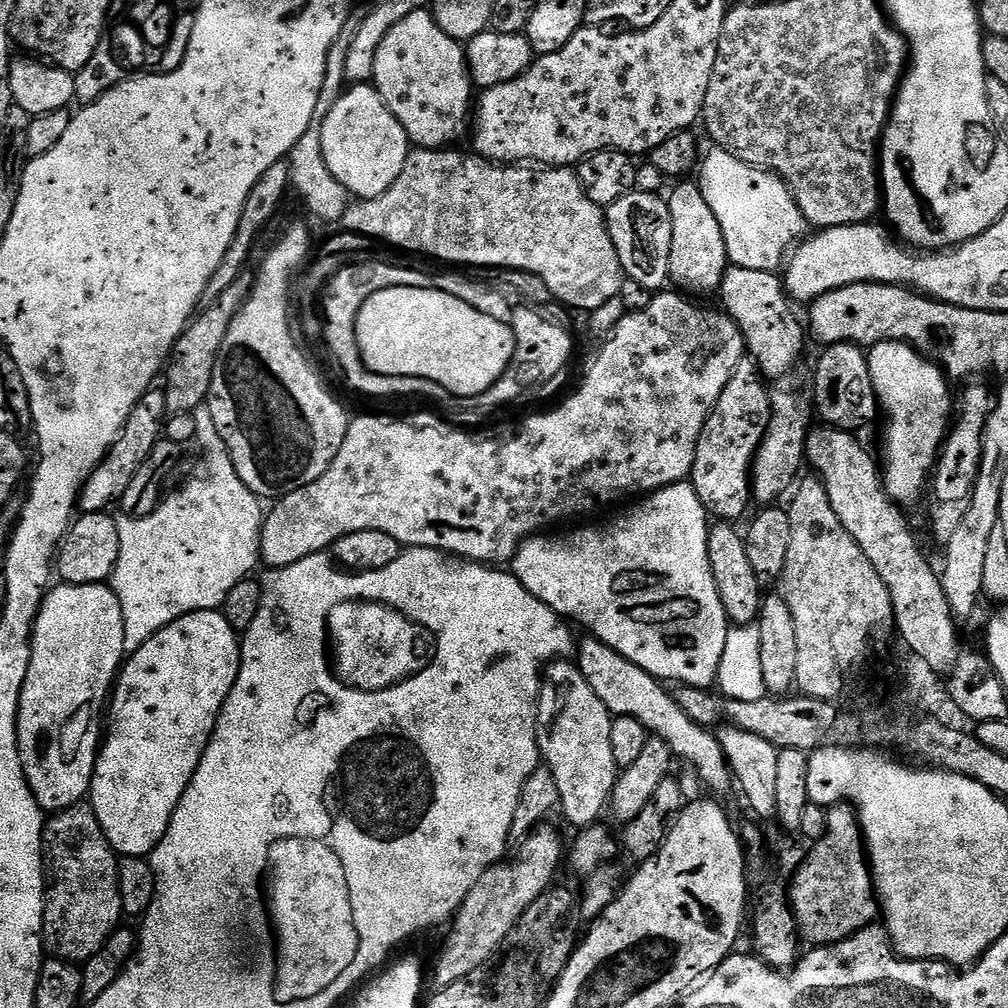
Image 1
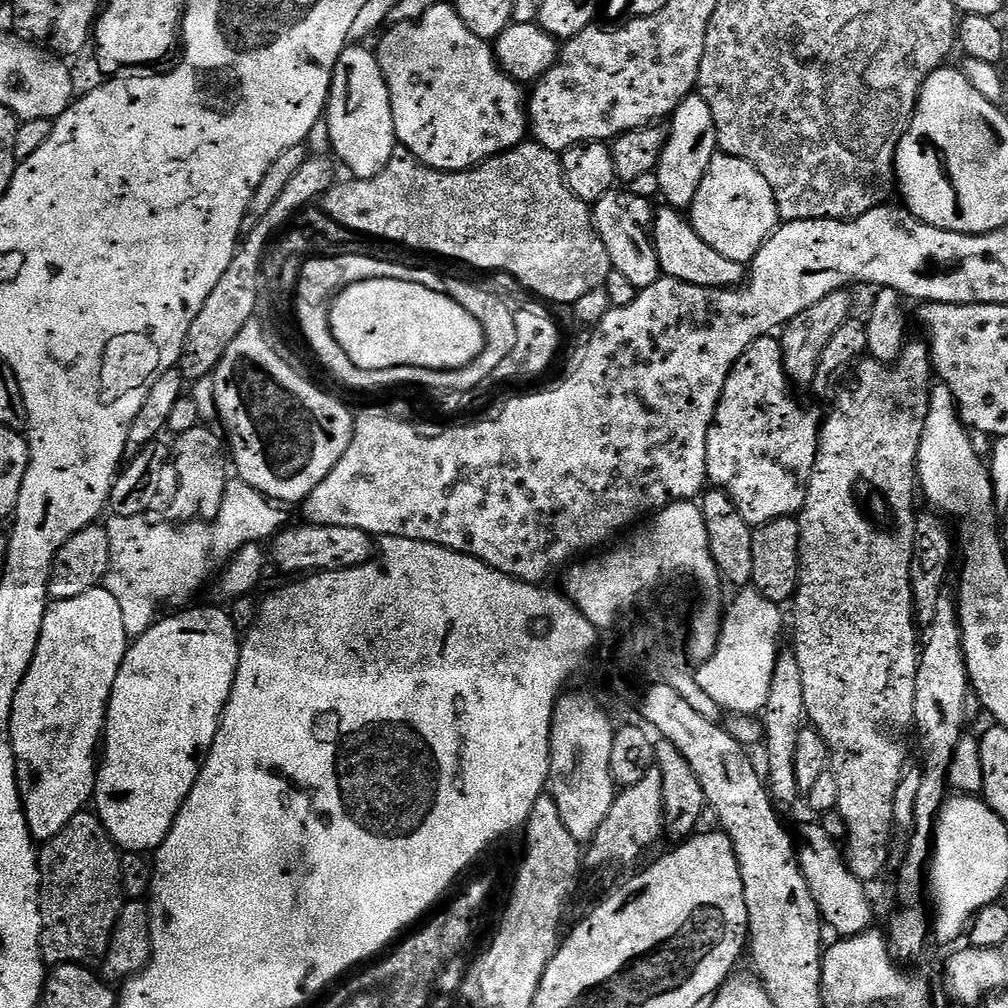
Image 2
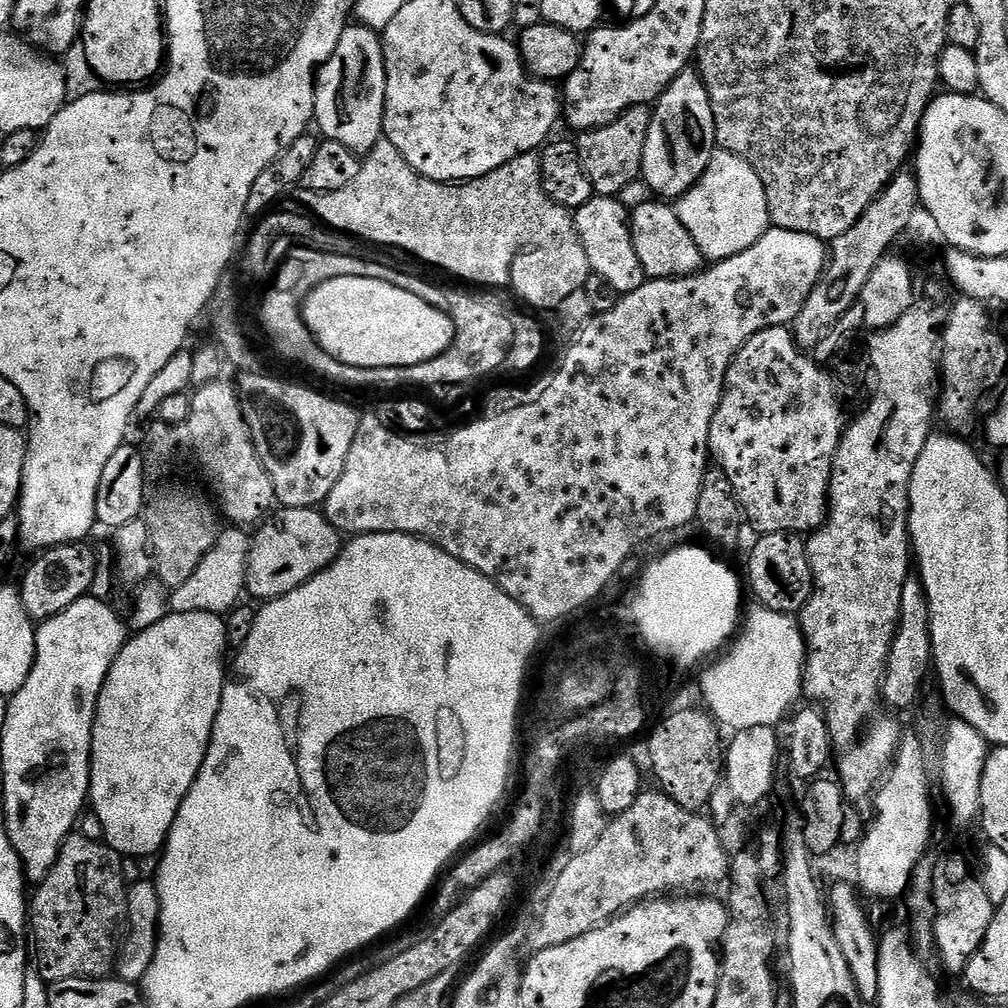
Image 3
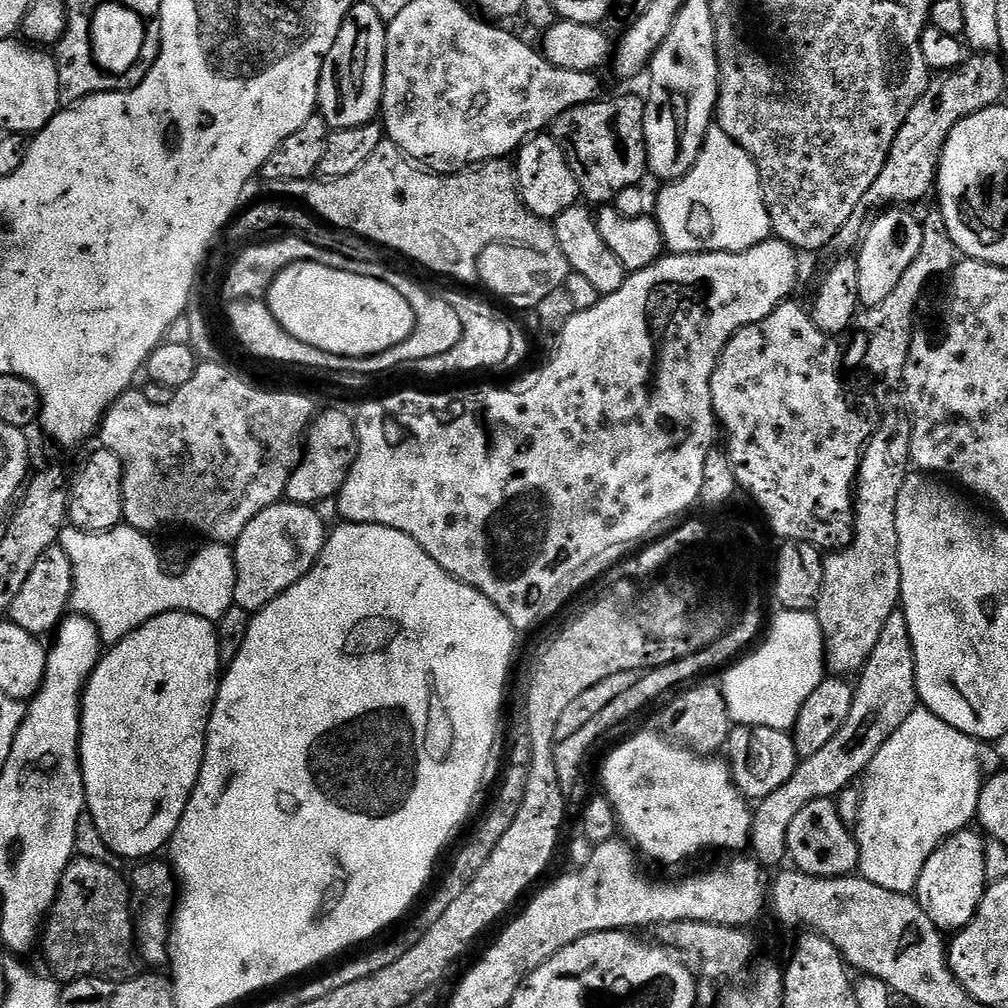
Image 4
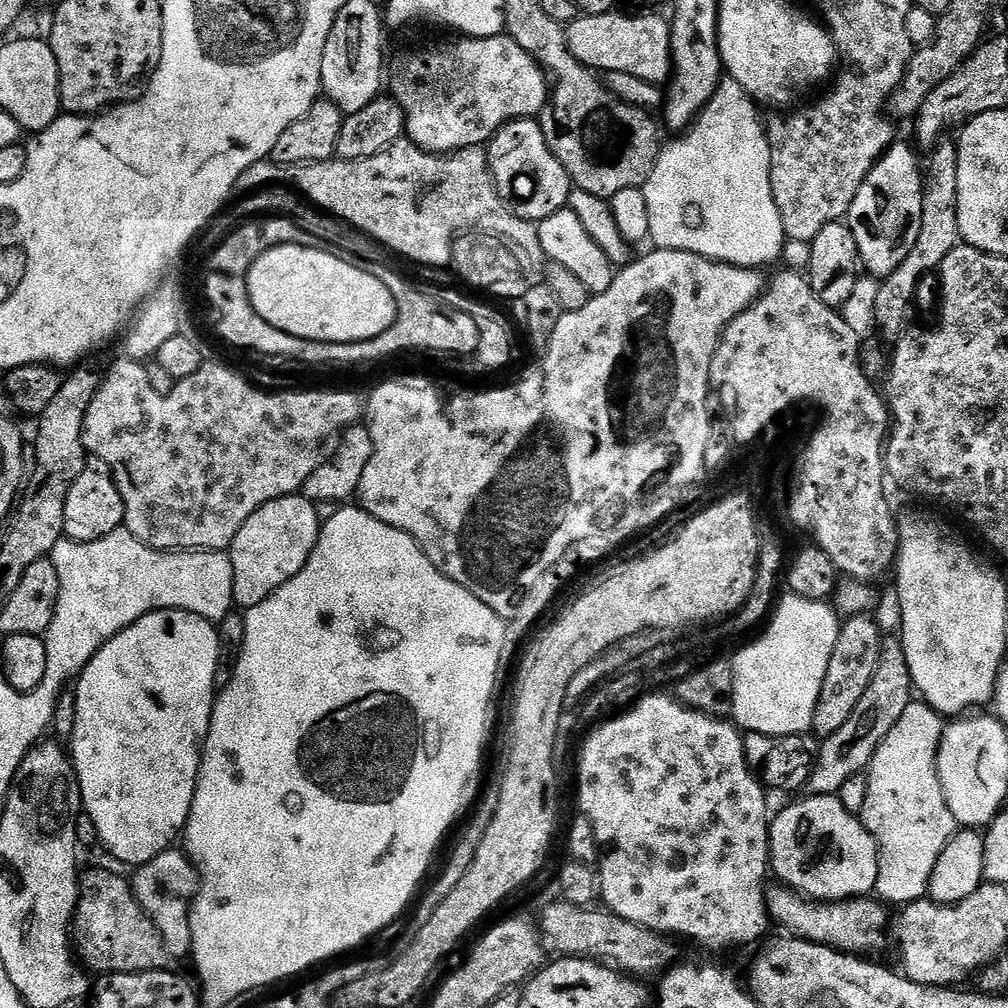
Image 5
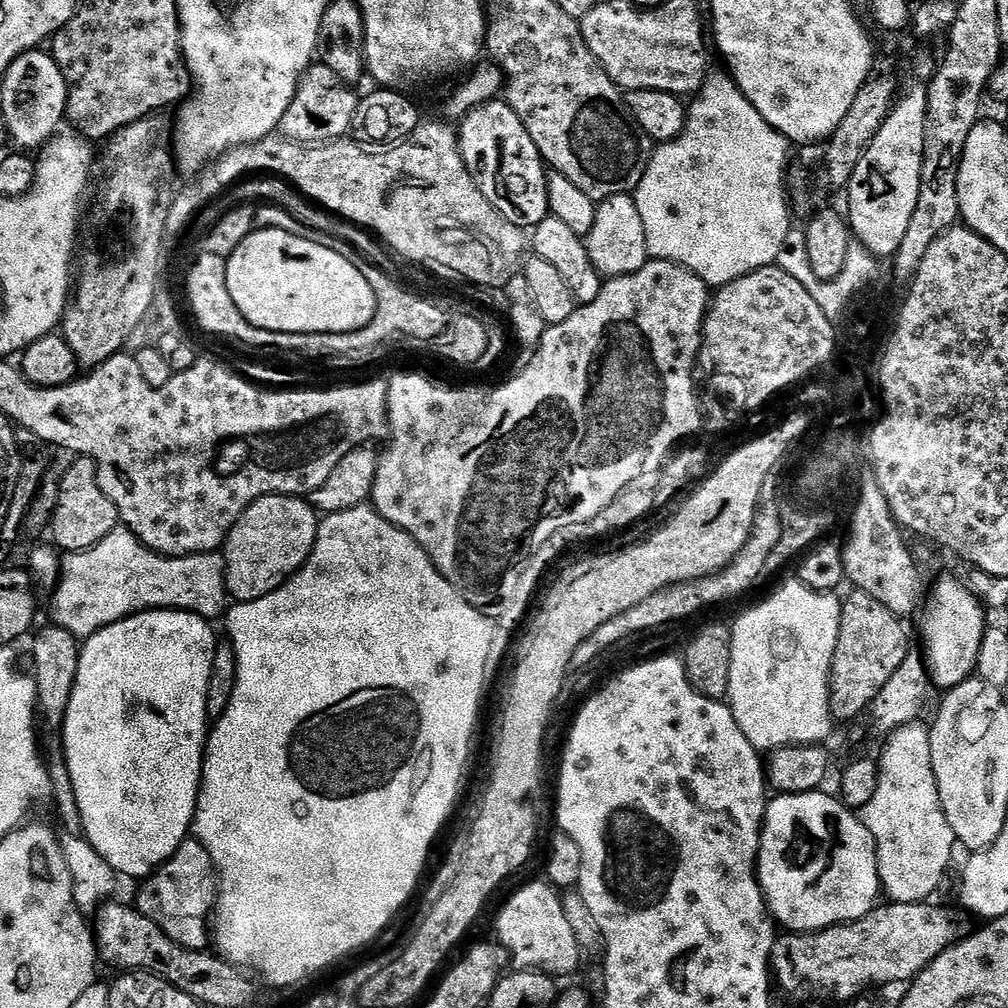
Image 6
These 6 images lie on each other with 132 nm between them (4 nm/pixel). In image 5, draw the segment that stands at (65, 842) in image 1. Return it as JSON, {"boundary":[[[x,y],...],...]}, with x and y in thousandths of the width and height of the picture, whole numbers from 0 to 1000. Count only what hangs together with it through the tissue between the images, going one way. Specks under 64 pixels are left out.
{"boundary":[[[91,859],[79,869],[79,890],[75,893],[70,920],[69,929],[73,934],[74,947],[81,953],[84,961],[92,960],[95,966],[162,964],[168,959],[169,949],[161,935],[161,927],[157,927],[153,915],[140,903],[135,888],[131,886],[130,876],[108,864]]]}

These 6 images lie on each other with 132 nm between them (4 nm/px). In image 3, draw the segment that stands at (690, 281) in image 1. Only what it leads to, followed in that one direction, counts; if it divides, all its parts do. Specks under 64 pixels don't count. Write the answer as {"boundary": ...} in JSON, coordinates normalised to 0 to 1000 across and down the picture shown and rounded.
{"boundary":[[[693,70],[678,71],[650,100],[645,129],[641,133],[637,178],[652,195],[680,194],[696,177],[711,147],[710,114],[698,78]]]}

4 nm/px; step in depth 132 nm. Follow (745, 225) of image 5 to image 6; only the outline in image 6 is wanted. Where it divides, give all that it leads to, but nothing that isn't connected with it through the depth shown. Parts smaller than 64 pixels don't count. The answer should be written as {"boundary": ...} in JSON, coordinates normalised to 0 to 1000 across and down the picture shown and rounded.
{"boundary":[[[721,70],[702,74],[686,102],[682,104],[683,120],[677,133],[648,150],[629,197],[633,212],[637,212],[644,255],[676,262],[696,276],[698,282],[712,287],[728,280],[728,276],[770,261],[772,248],[784,227],[784,194],[780,189],[784,140],[748,109]]]}

